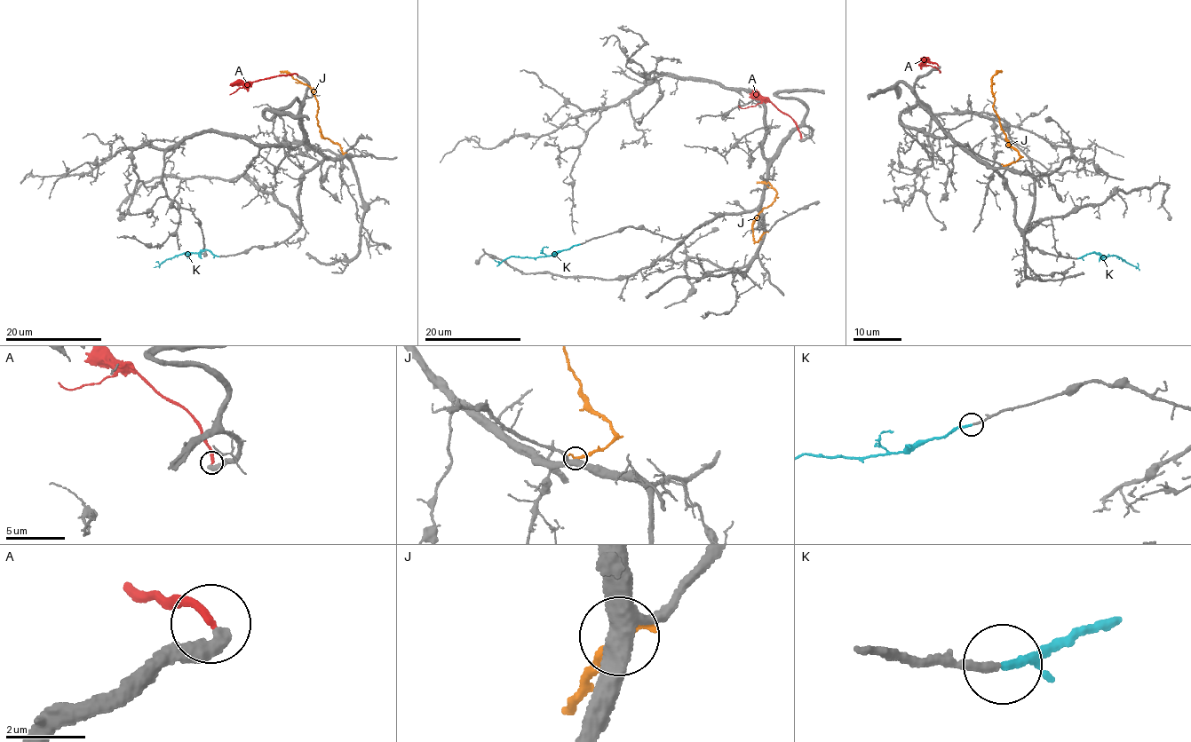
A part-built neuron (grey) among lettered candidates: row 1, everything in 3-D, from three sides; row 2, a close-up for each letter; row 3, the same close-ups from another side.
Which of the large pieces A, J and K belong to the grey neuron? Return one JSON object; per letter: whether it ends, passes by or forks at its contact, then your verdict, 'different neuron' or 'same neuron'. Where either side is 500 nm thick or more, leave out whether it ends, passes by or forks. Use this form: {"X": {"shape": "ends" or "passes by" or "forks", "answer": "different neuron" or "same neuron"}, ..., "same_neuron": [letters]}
{"A": {"shape": "ends", "answer": "different neuron"}, "J": {"shape": "ends", "answer": "different neuron"}, "K": {"shape": "ends", "answer": "same neuron"}, "same_neuron": ["K"]}

